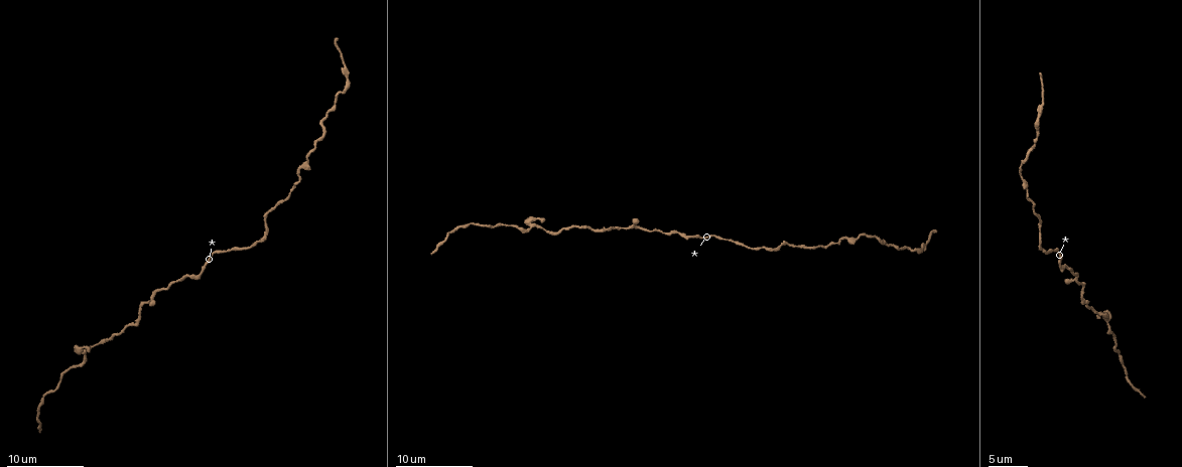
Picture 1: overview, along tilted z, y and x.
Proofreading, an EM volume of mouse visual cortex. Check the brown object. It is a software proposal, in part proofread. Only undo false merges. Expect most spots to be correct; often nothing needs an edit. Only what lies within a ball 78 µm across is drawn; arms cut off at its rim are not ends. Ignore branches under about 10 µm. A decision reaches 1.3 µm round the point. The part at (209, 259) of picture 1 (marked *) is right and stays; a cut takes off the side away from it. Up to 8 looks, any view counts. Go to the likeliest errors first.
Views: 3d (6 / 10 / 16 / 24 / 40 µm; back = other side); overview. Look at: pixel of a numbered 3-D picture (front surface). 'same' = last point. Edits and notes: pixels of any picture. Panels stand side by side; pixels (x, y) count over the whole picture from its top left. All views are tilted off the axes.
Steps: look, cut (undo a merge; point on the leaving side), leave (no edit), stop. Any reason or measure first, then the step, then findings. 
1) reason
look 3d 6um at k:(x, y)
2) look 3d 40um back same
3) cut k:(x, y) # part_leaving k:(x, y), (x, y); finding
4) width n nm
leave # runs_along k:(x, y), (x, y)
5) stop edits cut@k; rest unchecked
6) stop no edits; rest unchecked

narrows sharply
look 3d 10um at 1:(84, 356)

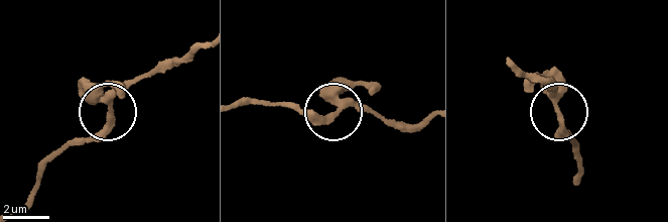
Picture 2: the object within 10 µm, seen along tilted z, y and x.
leave # runs_along 2:(423, 120), (404, 124), (358, 110), (321, 116), (287, 108); all the same cell

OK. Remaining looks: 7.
thick turns thin
look 3d 10um at 1:(298, 172)

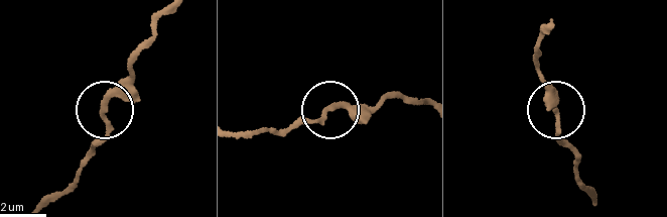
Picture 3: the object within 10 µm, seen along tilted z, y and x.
leave # runs_along 3:(240, 131), (291, 125), (340, 106), (382, 102); one cell here

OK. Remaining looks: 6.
thin neck
look 3d 10um at 1:(888, 245)

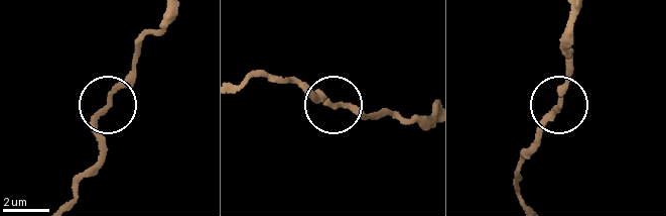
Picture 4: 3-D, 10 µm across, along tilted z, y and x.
look 3d 6um at 4:(108, 98)

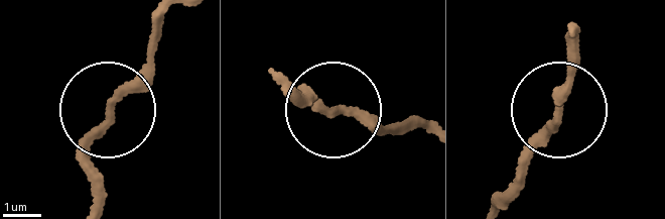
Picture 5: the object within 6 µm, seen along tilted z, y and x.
leave # runs_along 5:(92, 198), (93, 132), (155, 37); all the same cell

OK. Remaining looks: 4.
calibre changes
look 3d 10um at 1:(641, 227)

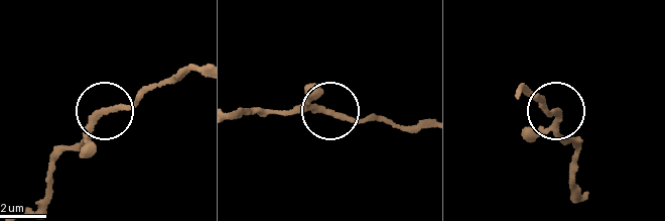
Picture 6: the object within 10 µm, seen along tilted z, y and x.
leave # runs_along 6:(421, 126), (315, 110), (279, 114); continuous, no second cell

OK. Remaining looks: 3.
stop no edits; rest unchecked

